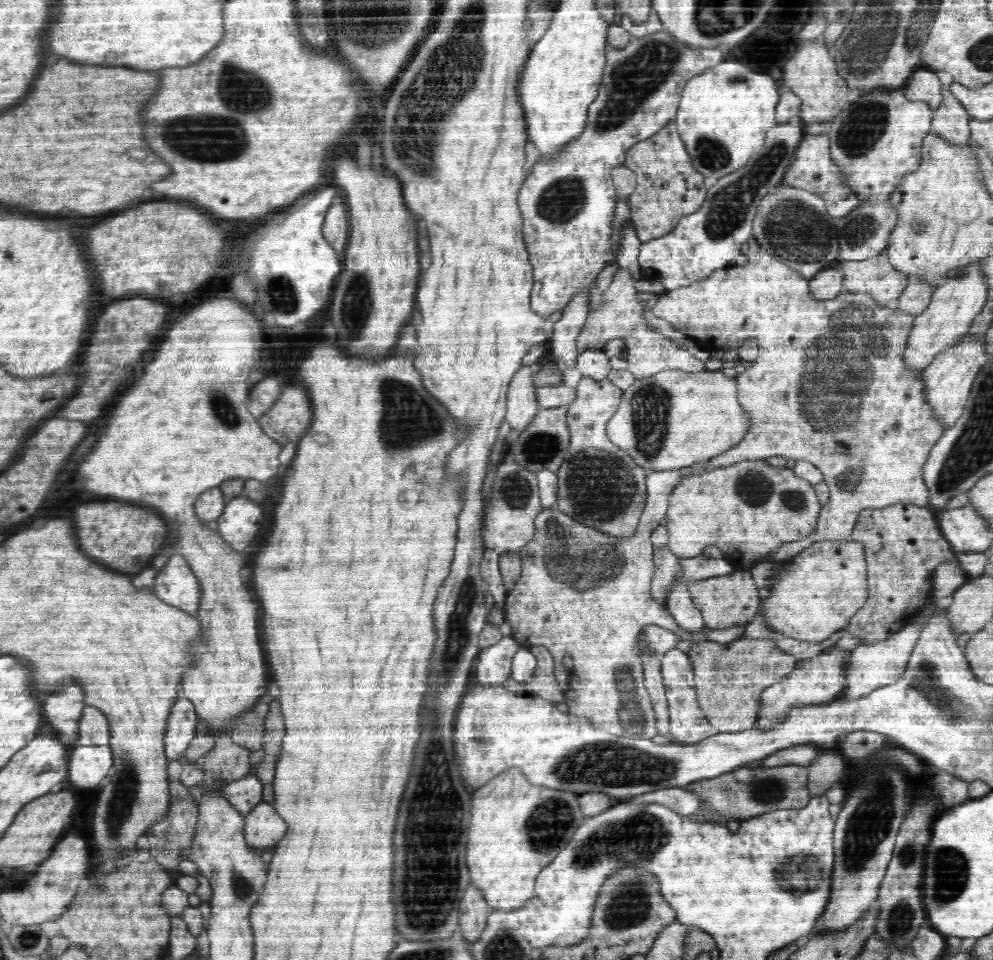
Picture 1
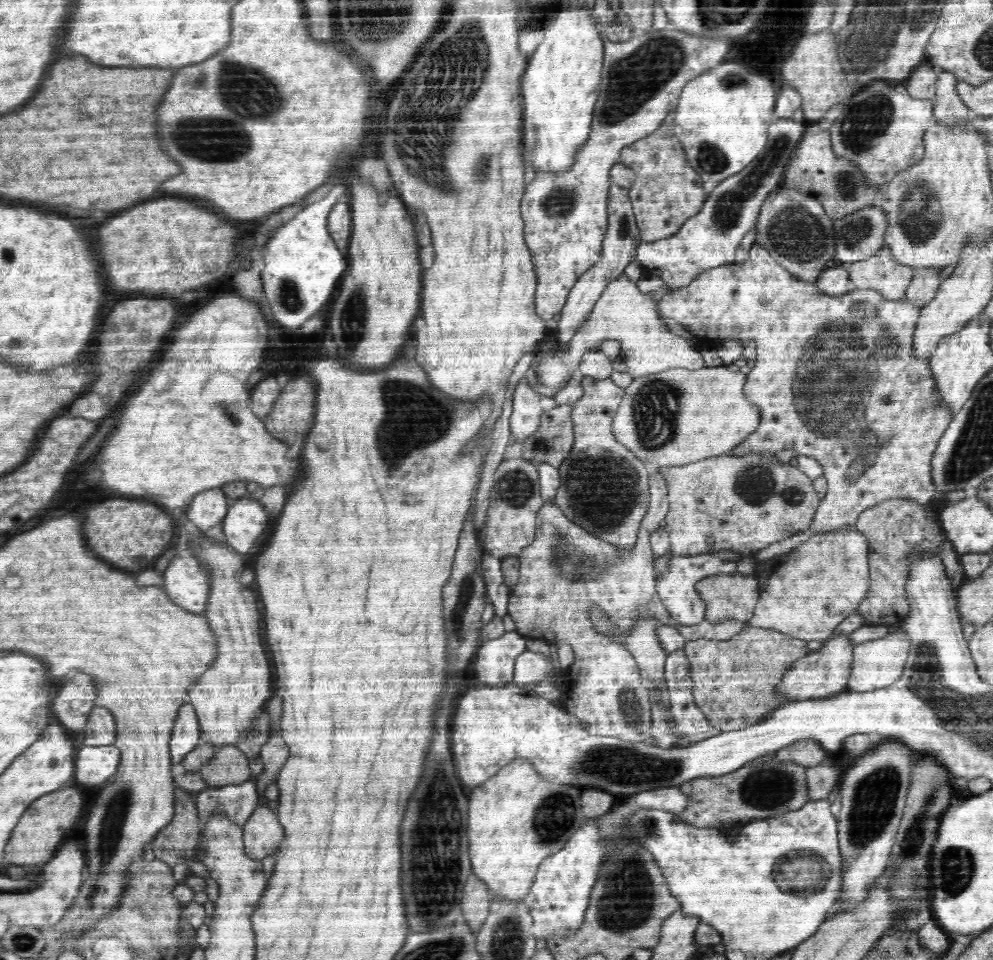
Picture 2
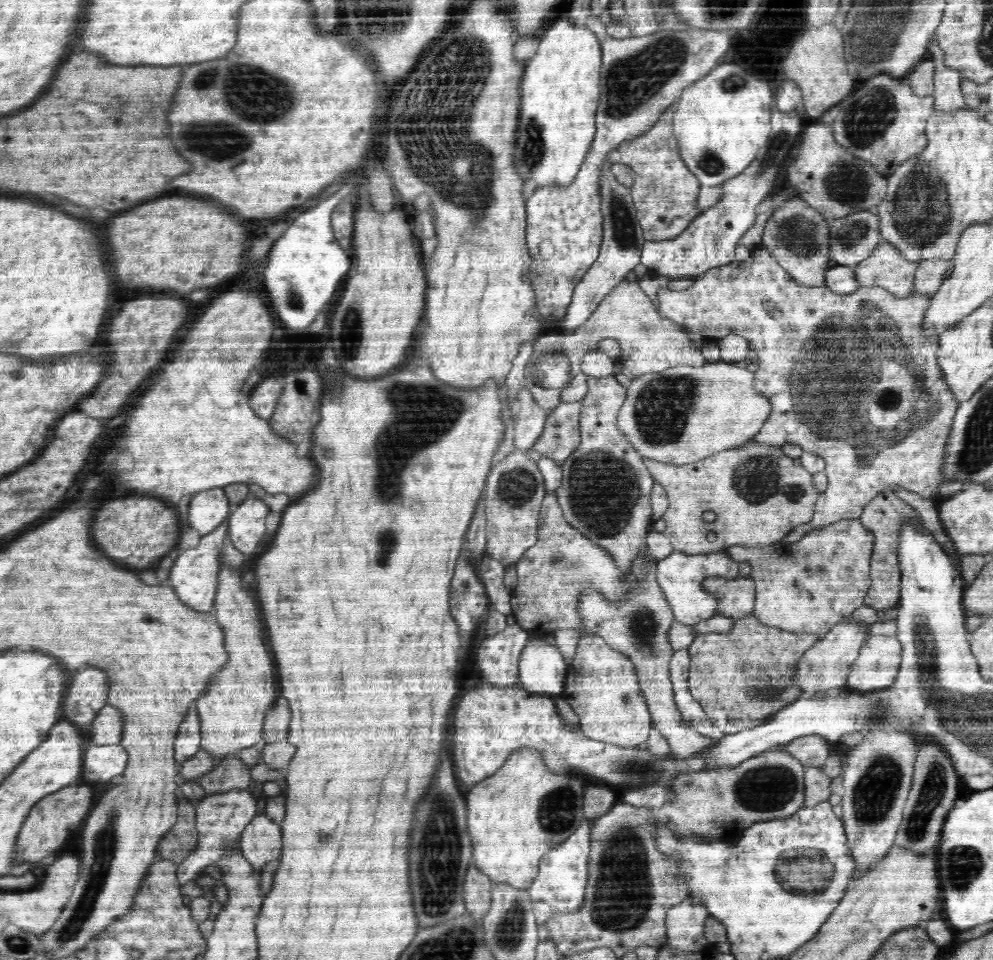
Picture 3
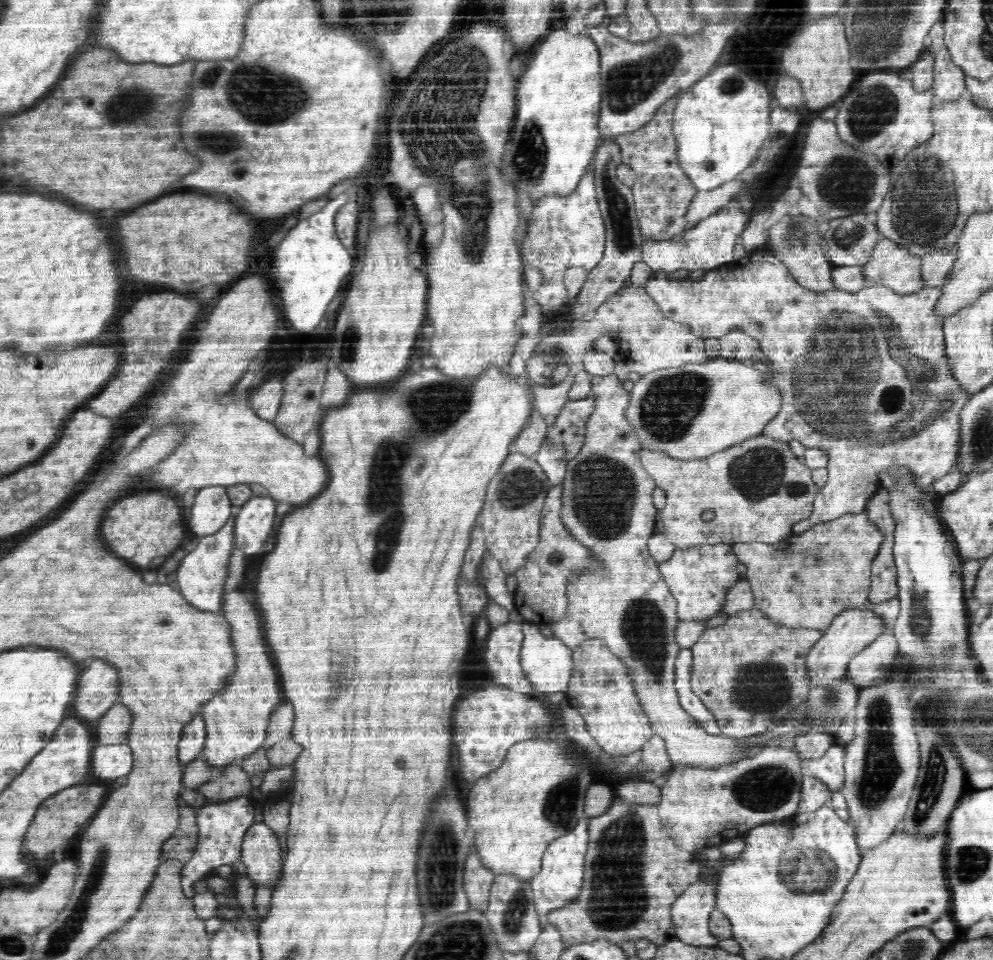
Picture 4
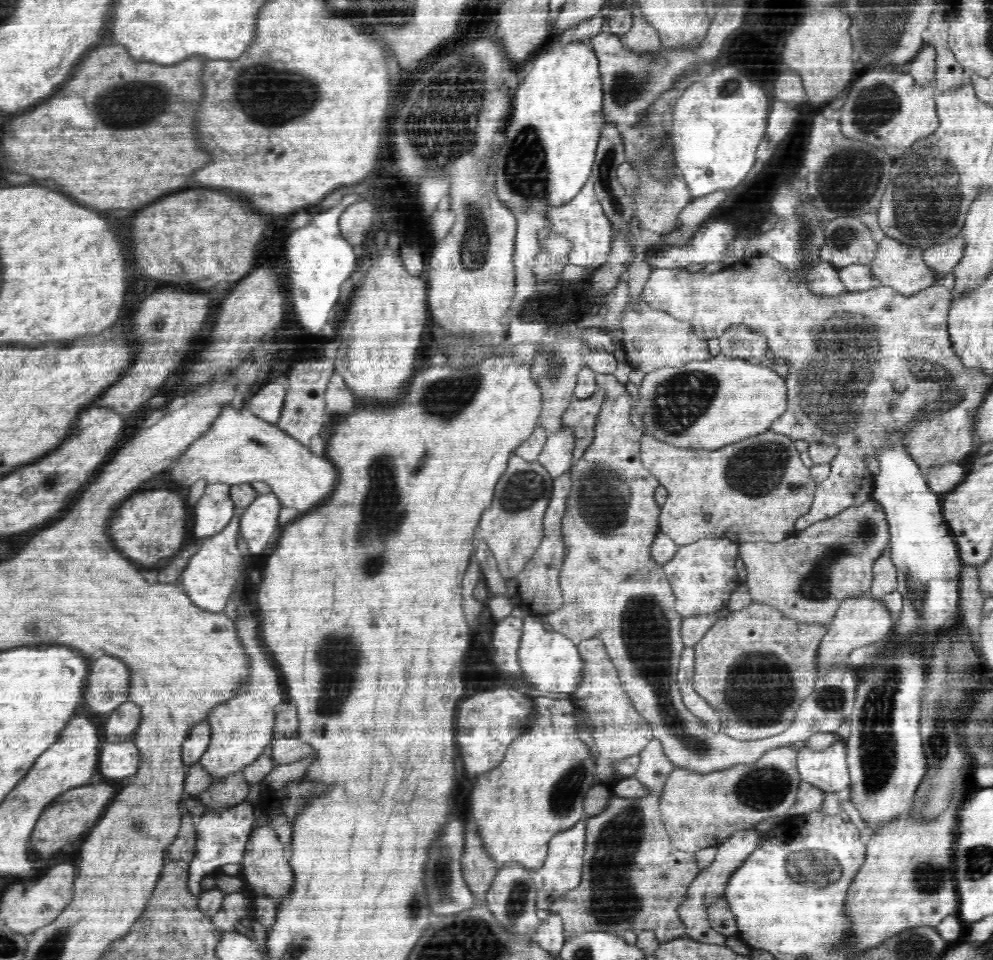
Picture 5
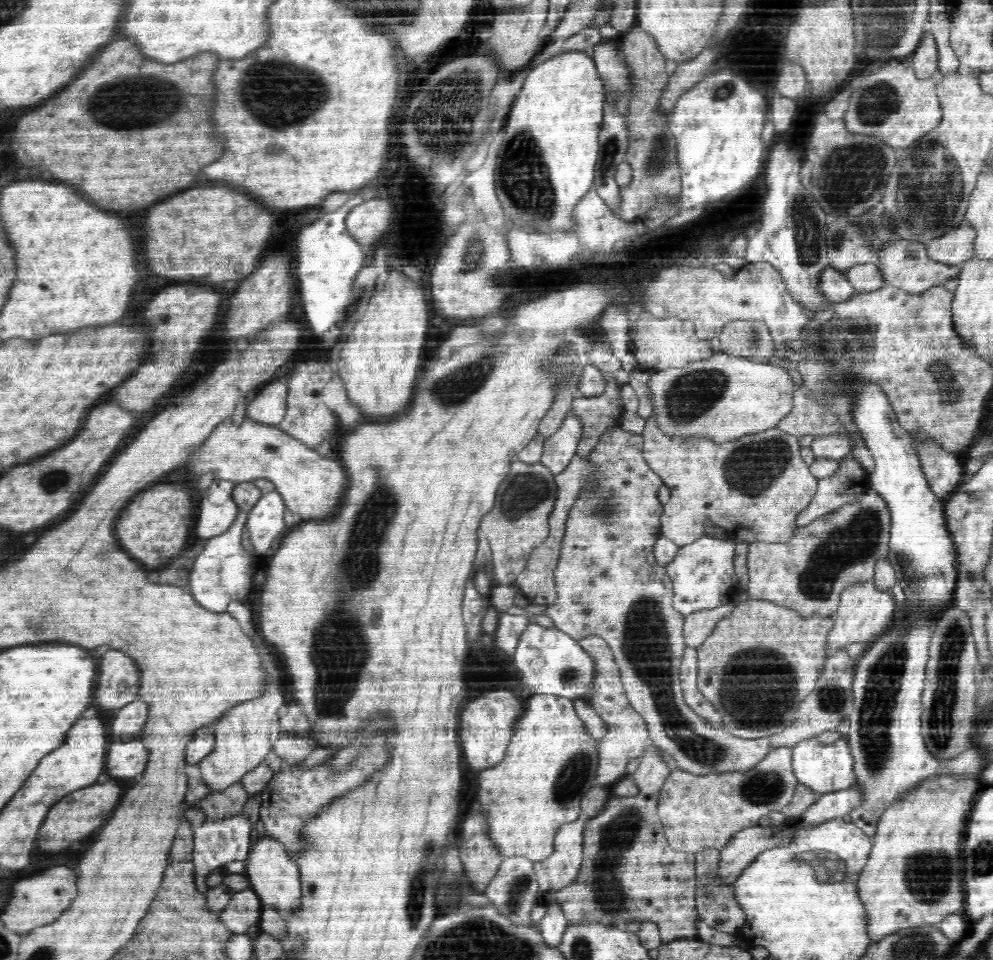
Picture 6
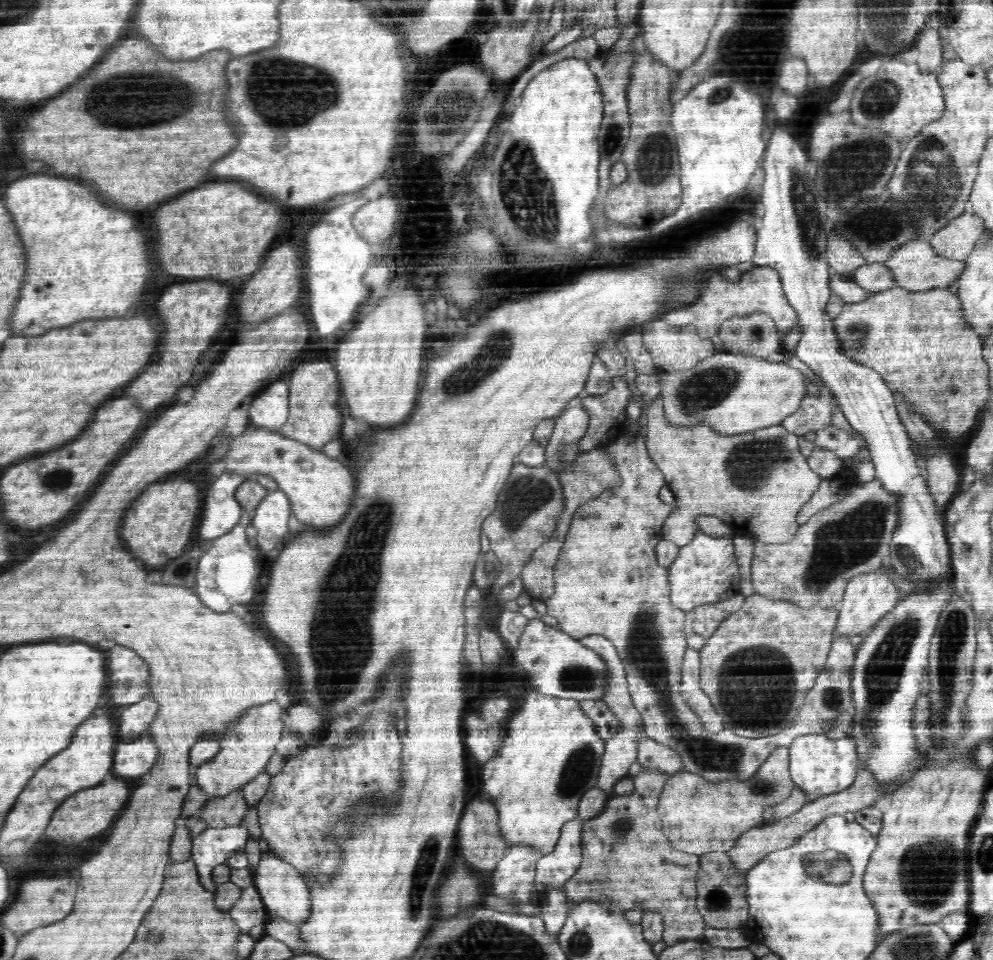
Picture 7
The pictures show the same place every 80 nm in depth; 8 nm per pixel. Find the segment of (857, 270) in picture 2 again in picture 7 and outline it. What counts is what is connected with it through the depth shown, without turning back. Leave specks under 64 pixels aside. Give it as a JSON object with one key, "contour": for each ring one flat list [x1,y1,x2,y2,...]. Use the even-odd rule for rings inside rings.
{"contour":[[918,239,900,247,885,265,893,270,893,275,902,289,912,292,938,291,948,289,950,284,954,284,960,278,967,270,967,259,958,260,955,257,940,256,929,242]]}

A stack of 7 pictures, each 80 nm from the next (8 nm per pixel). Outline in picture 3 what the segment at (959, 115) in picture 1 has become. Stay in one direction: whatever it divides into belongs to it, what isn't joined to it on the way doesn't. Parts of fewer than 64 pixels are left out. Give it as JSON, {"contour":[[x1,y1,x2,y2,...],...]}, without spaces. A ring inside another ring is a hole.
{"contour":[[932,32,929,36,929,48,927,49,930,58,934,61,934,92,935,108,954,109,966,104,966,97,963,93,963,74,958,68,952,68,947,64,947,56,944,49,940,47,938,32]]}

